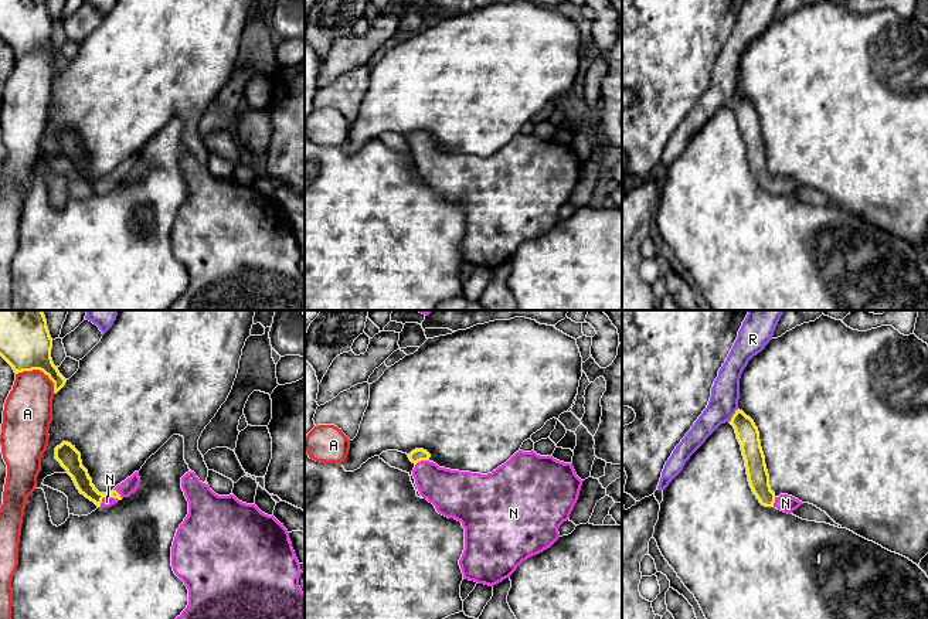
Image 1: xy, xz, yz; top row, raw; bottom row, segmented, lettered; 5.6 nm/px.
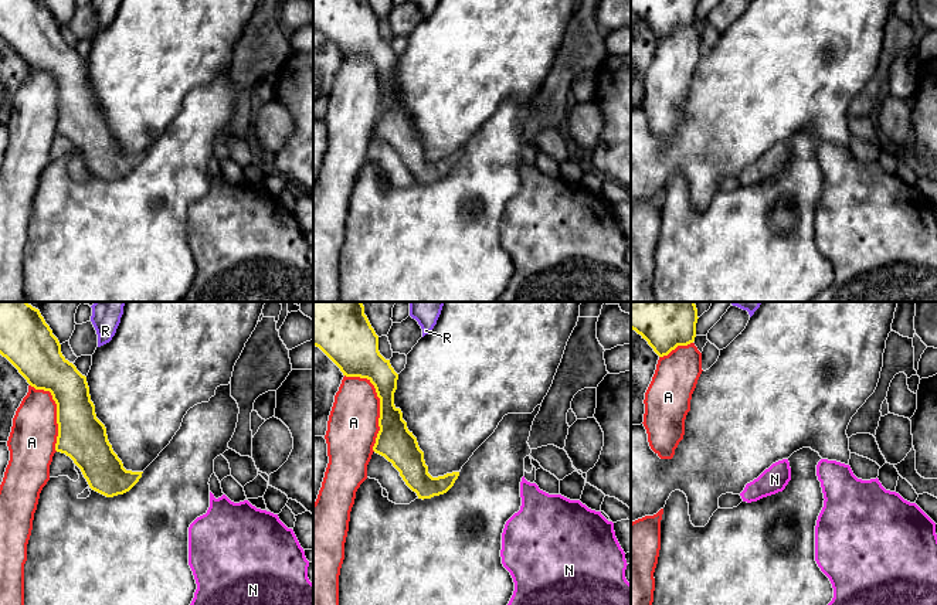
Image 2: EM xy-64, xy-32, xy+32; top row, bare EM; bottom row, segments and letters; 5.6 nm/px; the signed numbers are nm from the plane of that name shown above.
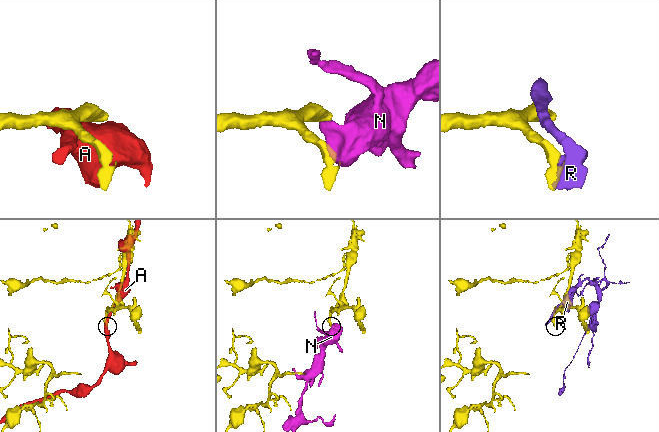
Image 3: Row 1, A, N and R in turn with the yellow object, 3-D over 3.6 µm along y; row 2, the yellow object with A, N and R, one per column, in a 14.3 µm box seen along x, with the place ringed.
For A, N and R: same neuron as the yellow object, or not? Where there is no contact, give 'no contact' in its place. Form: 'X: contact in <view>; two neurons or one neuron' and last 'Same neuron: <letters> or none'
A: contact in xy; two neurons
N: contact in xy; one neuron
R: contact in yz; two neurons
Same neuron: N

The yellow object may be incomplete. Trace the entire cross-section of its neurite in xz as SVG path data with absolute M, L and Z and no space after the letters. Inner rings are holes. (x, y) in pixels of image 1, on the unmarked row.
M424 132L412 133L408 140L415 147L412 159L419 177L432 186L439 197L460 204L465 211L465 232L459 242L463 262L489 269L510 261L523 244L543 235L558 222L558 211L570 201L584 164L577 159L572 146L540 139L534 133L516 135L504 147L487 157L439 150L428 143L431 137Z

